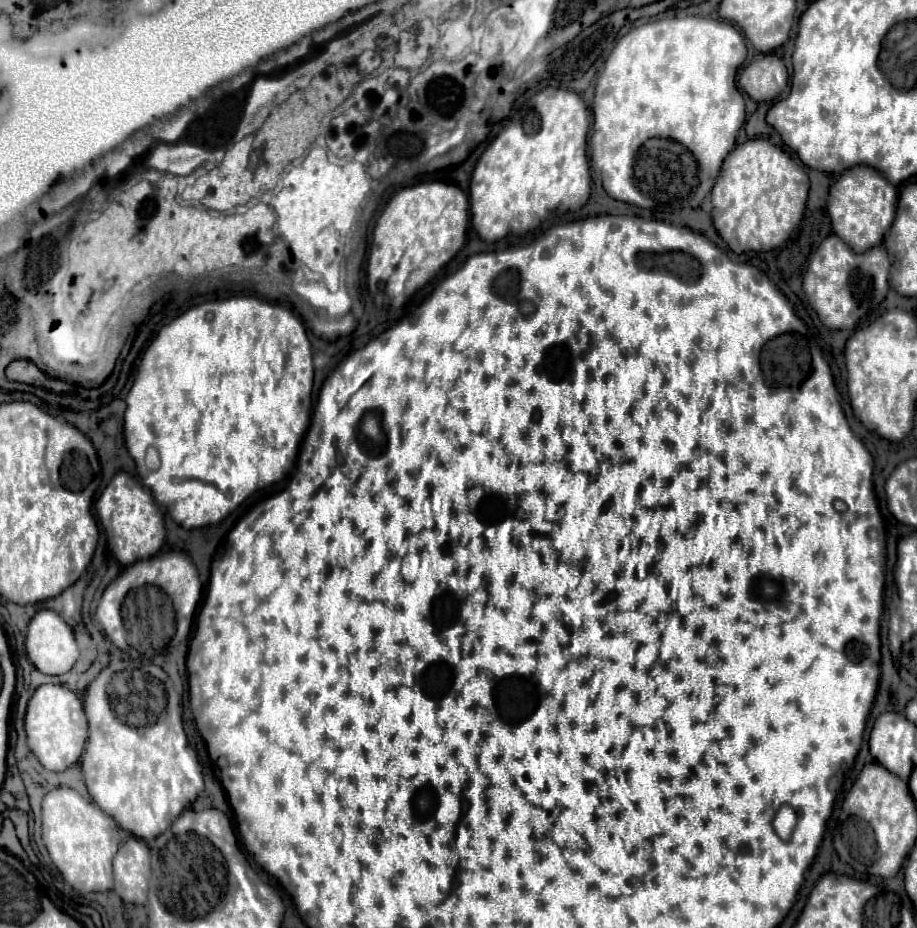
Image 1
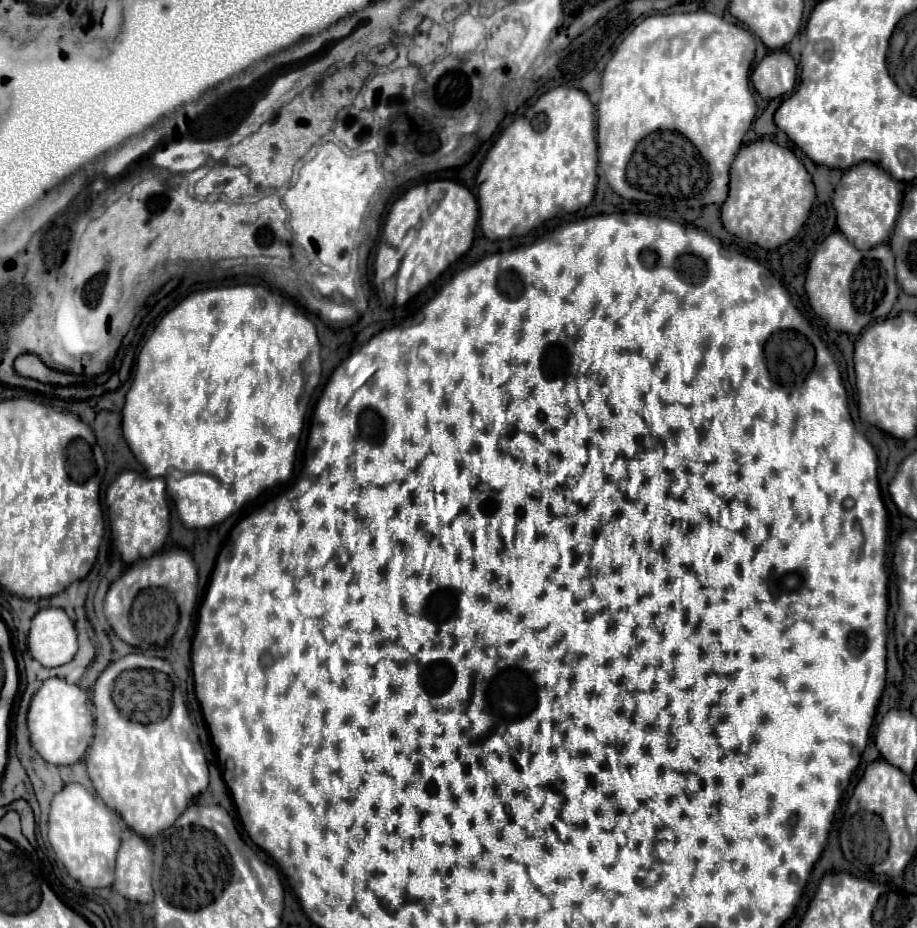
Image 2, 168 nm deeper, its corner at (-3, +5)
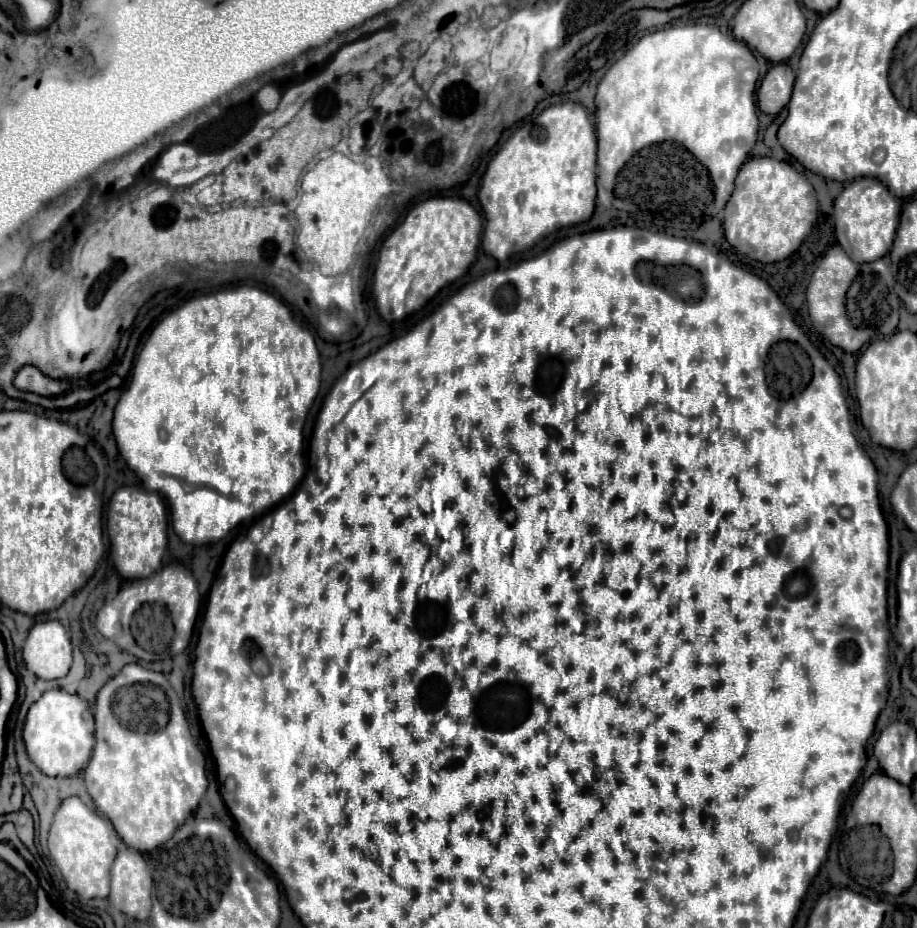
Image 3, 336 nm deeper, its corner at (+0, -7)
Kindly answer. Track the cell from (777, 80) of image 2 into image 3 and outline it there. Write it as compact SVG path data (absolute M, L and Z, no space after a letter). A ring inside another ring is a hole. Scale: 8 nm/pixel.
M776 64L772 66L764 80L760 82L760 88L756 92L758 96L758 108L764 114L776 116L782 108L788 106L794 86L794 72L788 64Z

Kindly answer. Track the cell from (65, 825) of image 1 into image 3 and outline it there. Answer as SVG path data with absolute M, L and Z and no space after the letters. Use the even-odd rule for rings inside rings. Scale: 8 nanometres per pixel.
M78 796L62 800L50 826L48 850L72 892L82 898L108 898L110 868L116 856L116 848L118 836L106 816L100 816L98 812L84 806Z

